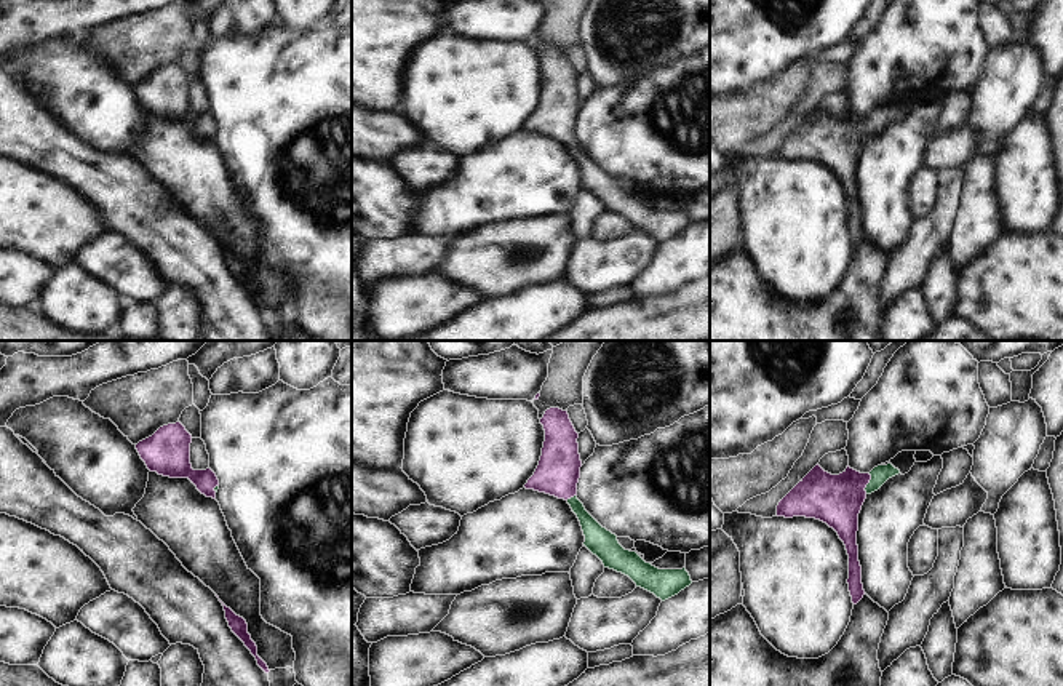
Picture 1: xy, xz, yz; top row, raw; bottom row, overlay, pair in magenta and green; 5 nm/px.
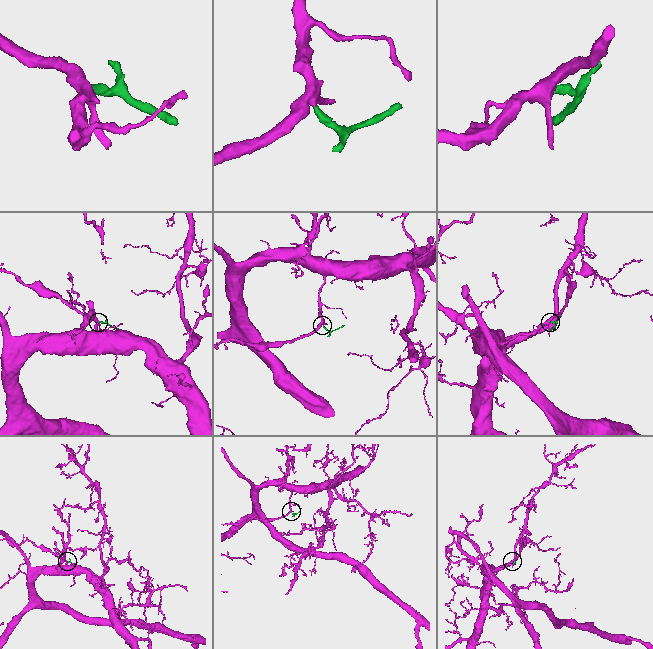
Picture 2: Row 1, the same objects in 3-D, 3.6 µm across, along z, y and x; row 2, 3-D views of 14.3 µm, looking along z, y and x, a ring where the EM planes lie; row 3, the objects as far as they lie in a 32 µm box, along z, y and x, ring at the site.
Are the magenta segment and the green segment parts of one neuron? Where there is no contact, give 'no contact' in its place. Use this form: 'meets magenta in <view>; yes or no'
meets magenta in yz; yes

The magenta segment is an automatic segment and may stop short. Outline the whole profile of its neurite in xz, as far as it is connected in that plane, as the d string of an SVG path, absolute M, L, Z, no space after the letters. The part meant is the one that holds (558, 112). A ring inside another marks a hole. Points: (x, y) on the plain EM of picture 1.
M550 50L540 66L545 72L542 98L524 130L564 141L580 163L583 187L603 203L604 209L628 217L636 229L654 235L662 243L689 229L692 222L686 209L659 211L646 205L636 193L625 192L617 177L603 170L577 141L582 102L579 75L567 53Z

